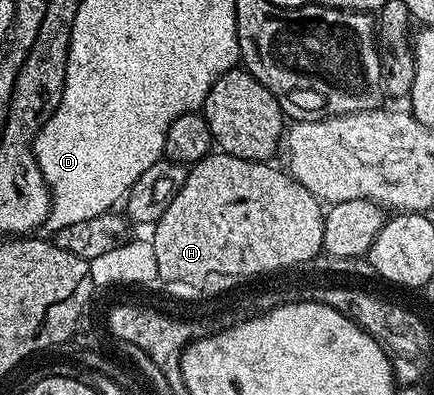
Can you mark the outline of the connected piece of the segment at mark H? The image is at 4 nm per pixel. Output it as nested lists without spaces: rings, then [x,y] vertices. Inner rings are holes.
[[[212,151],[206,157],[202,157],[200,161],[194,162],[187,170],[184,185],[173,195],[172,202],[166,207],[159,221],[154,224],[153,232],[155,234],[150,234],[149,237],[153,247],[153,255],[157,255],[159,259],[158,270],[160,271],[161,279],[169,282],[185,279],[207,283],[210,277],[255,277],[258,273],[271,273],[274,269],[287,269],[290,265],[299,265],[302,261],[311,261],[318,253],[321,253],[323,249],[324,206],[319,198],[313,196],[304,185],[297,183],[290,173],[282,168],[279,169],[266,165],[263,159],[234,157],[222,151]]]

